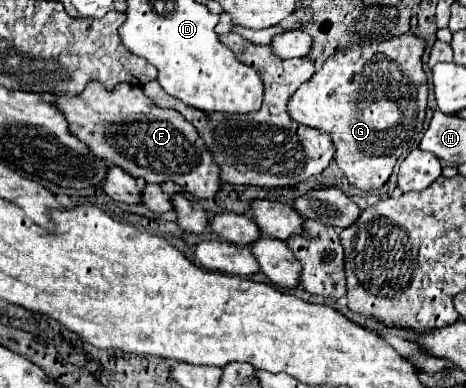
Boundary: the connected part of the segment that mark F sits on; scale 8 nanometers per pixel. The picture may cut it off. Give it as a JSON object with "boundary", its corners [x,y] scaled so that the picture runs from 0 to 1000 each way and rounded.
{"boundary":[[[189,211],[185,227],[172,242],[129,242],[120,247],[116,273],[133,284],[150,340],[176,361],[210,407],[223,407],[236,428],[258,428],[288,459],[309,459],[322,474],[348,474],[348,469],[378,469],[399,495],[416,500],[421,510],[459,510],[468,495],[468,479],[476,479],[468,459],[468,428],[459,423],[451,392],[442,387],[442,371],[433,371],[433,356],[425,351],[421,330],[378,284],[356,284],[330,273],[309,242],[300,222],[279,216],[253,216],[240,232],[223,232],[215,211]]]}

